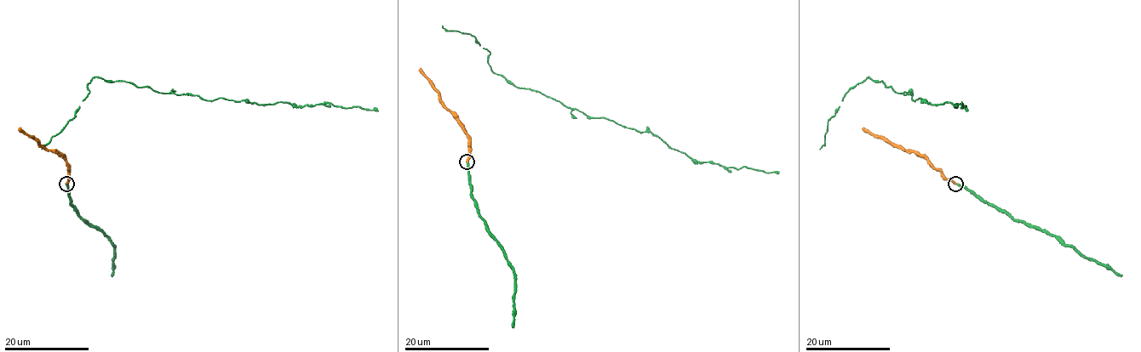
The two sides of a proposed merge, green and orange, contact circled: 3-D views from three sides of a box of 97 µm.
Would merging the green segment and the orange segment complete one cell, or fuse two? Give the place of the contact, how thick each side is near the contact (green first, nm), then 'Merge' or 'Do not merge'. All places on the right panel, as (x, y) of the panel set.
Place: (955, 184). Thickness 380 nm (green) against 360 nm. Merge

